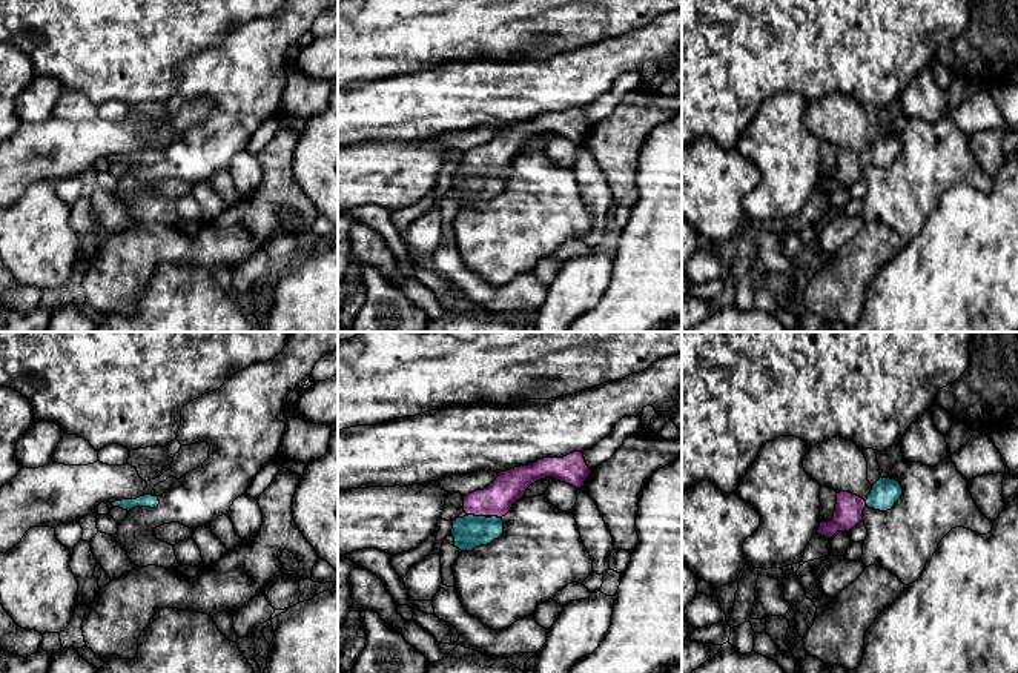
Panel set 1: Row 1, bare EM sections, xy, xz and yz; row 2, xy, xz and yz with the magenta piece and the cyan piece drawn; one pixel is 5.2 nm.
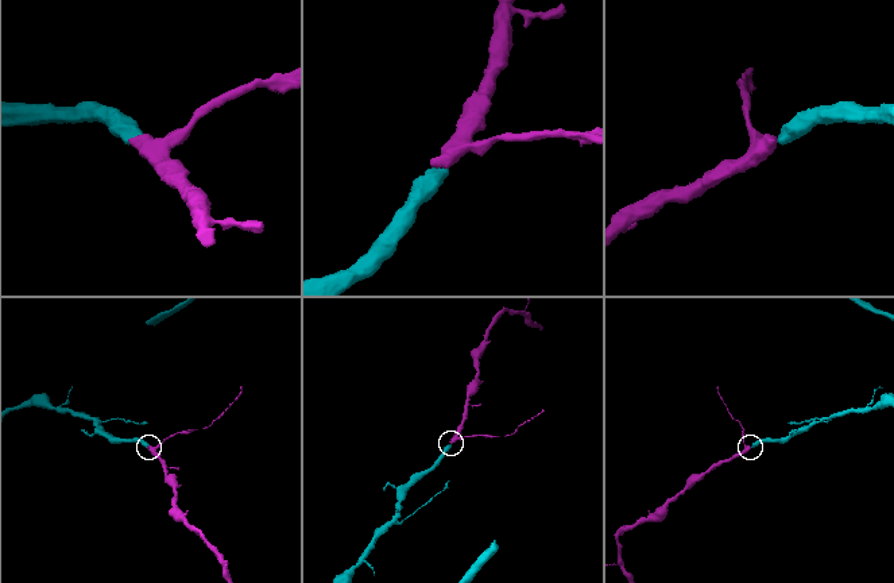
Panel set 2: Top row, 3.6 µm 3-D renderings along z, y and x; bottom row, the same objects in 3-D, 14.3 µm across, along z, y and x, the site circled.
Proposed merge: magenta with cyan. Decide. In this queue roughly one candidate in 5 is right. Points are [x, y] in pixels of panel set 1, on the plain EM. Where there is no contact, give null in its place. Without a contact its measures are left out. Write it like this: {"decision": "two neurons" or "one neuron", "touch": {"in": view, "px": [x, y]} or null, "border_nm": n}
{"decision": "one neuron", "touch": {"in": "xz", "px": [478, 171]}, "border_nm": 100}

